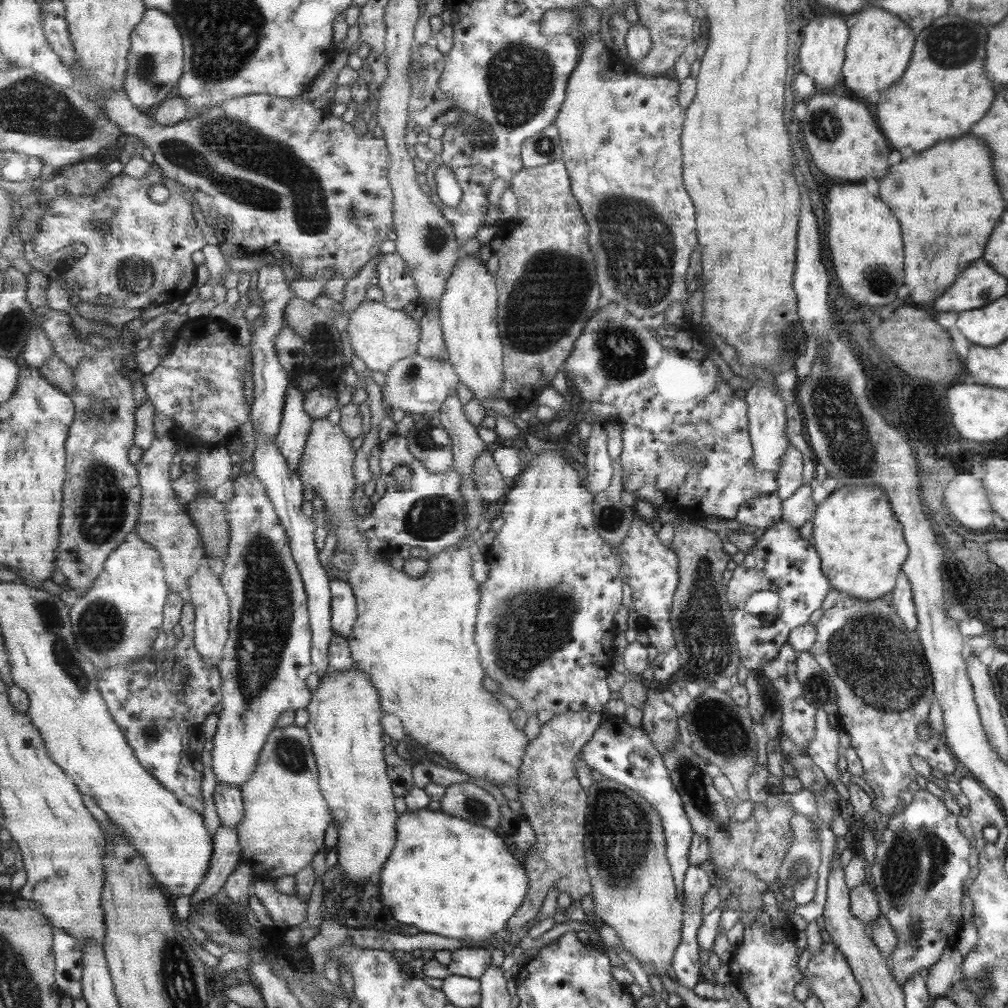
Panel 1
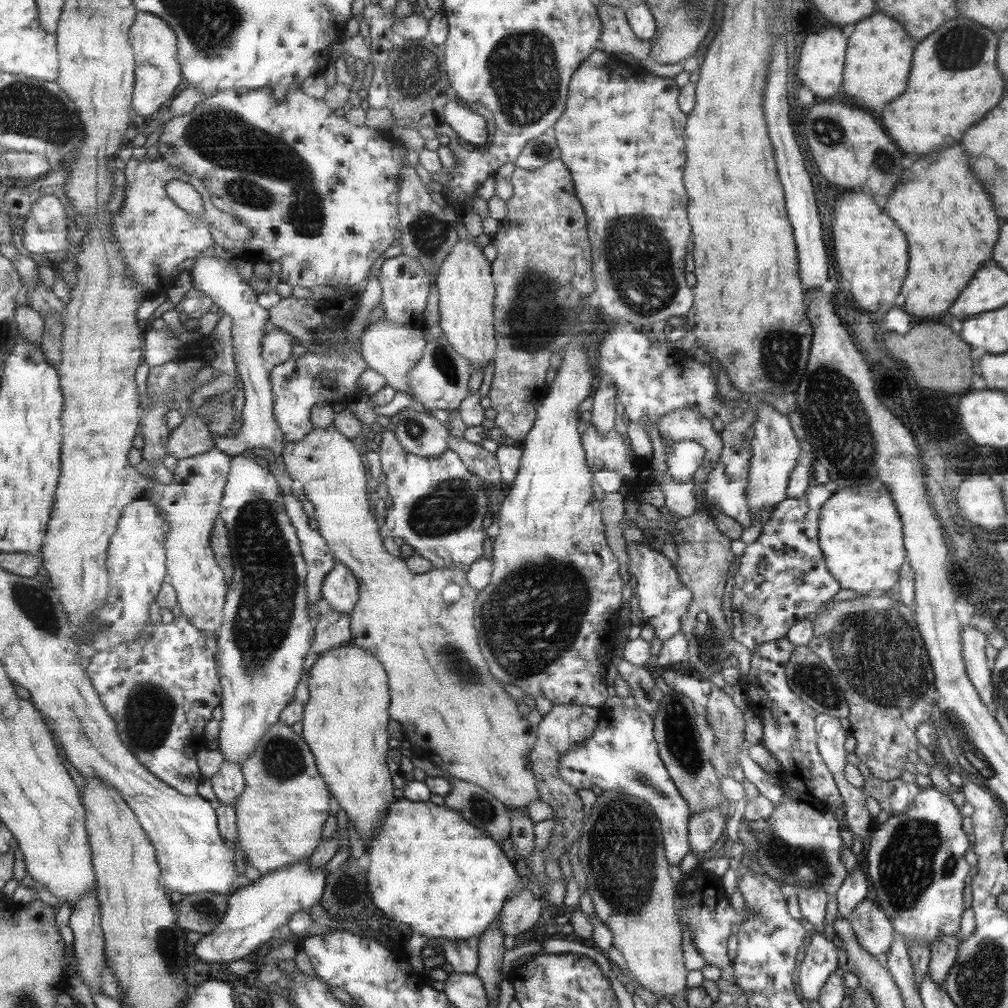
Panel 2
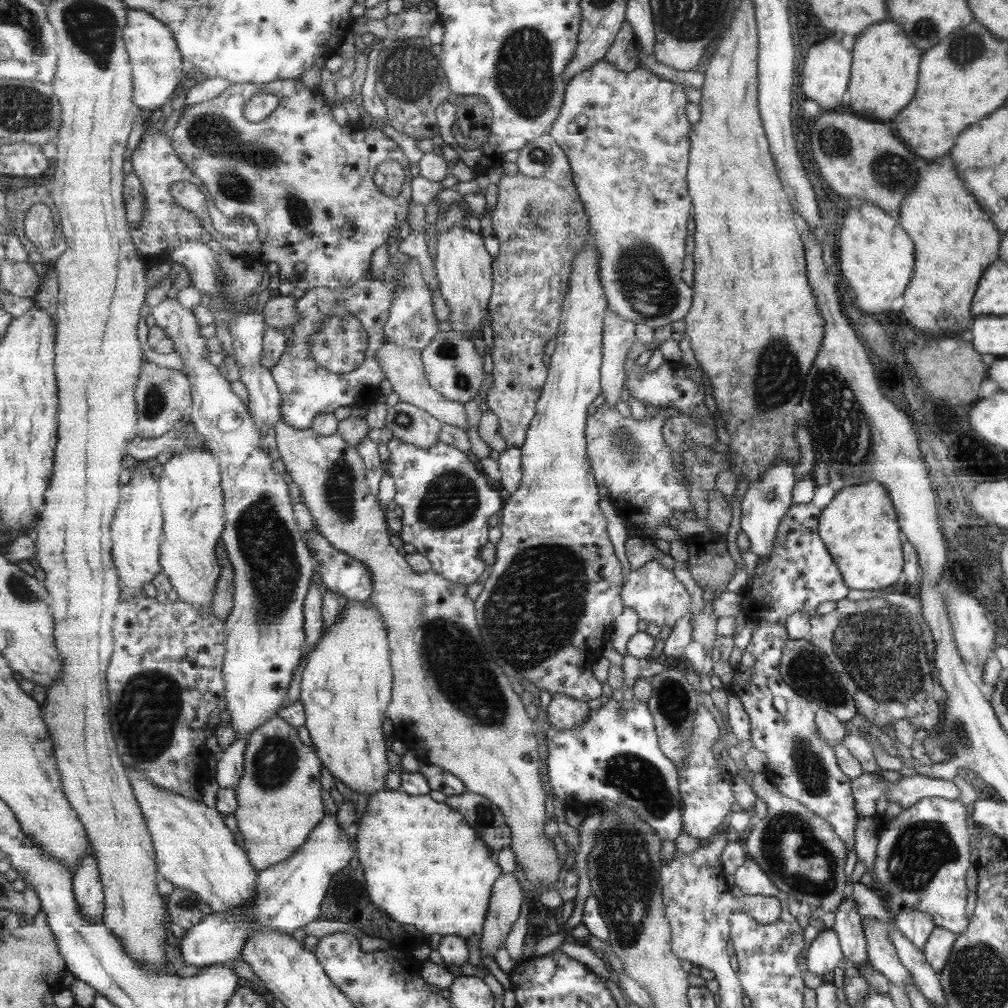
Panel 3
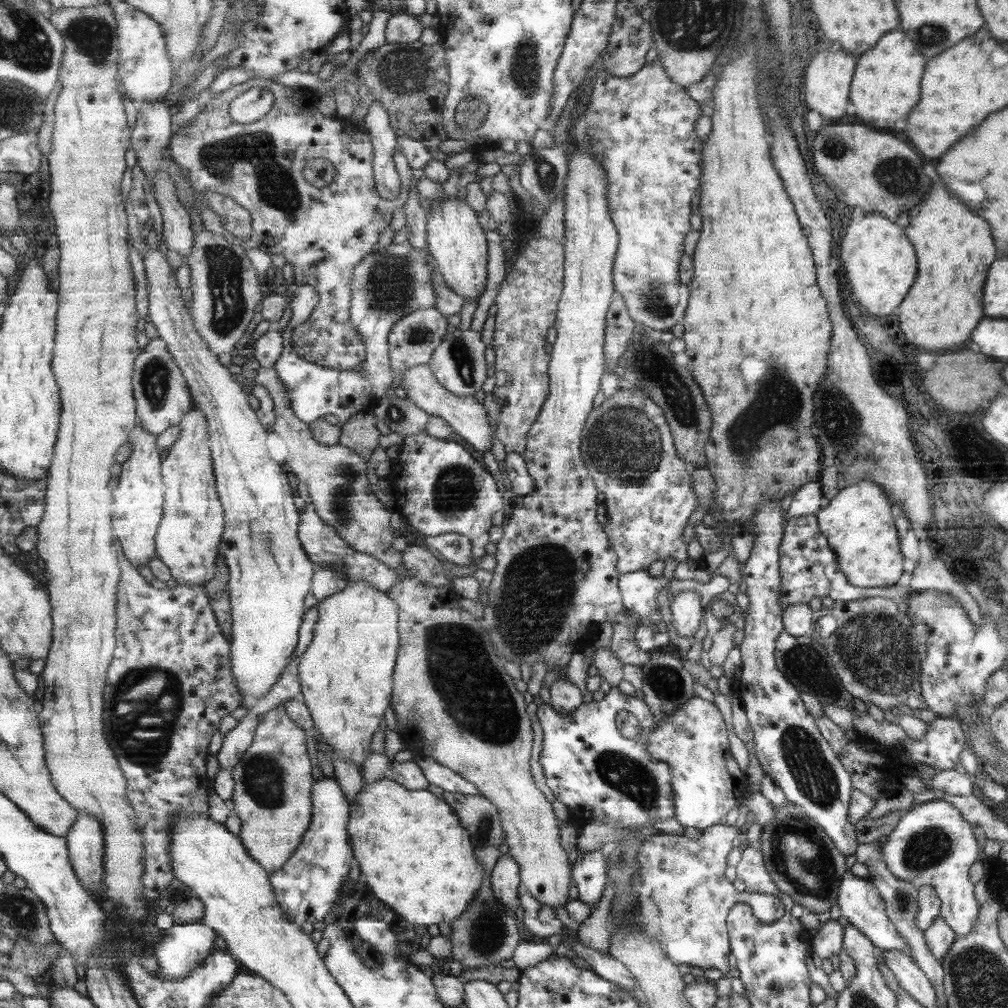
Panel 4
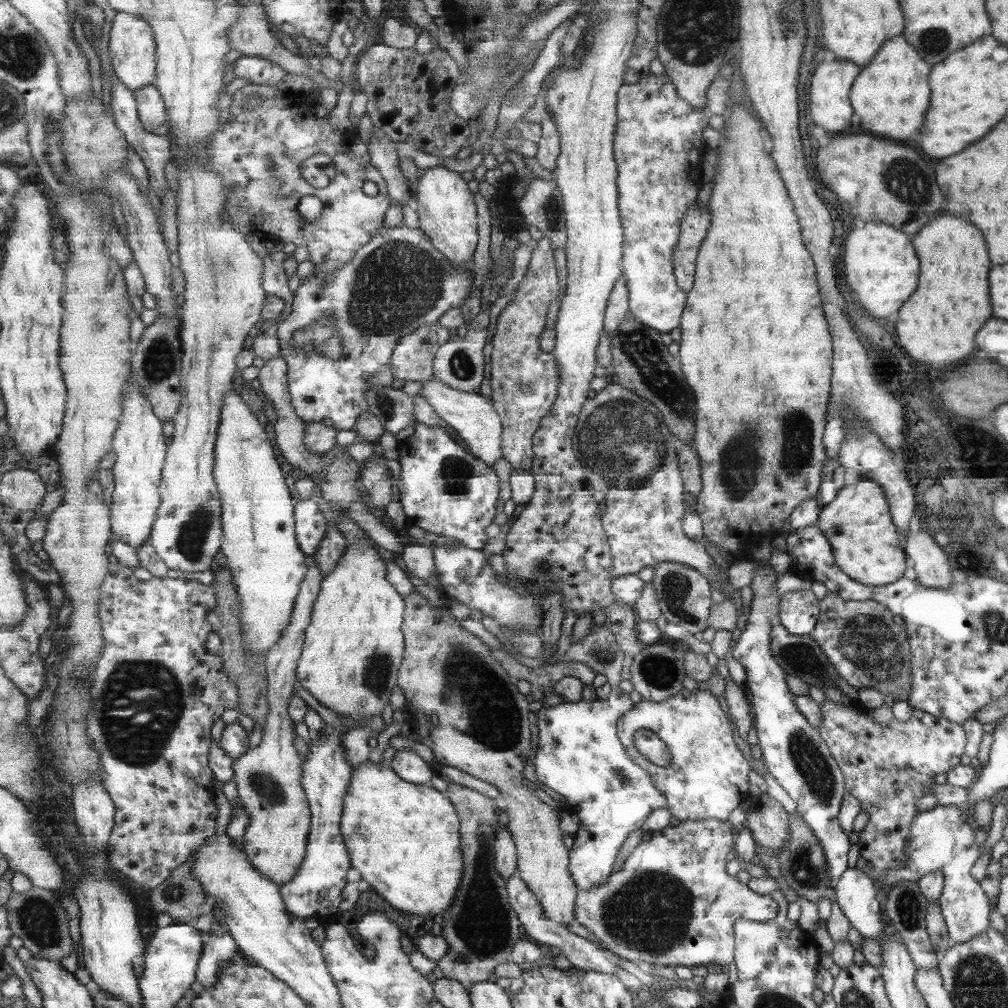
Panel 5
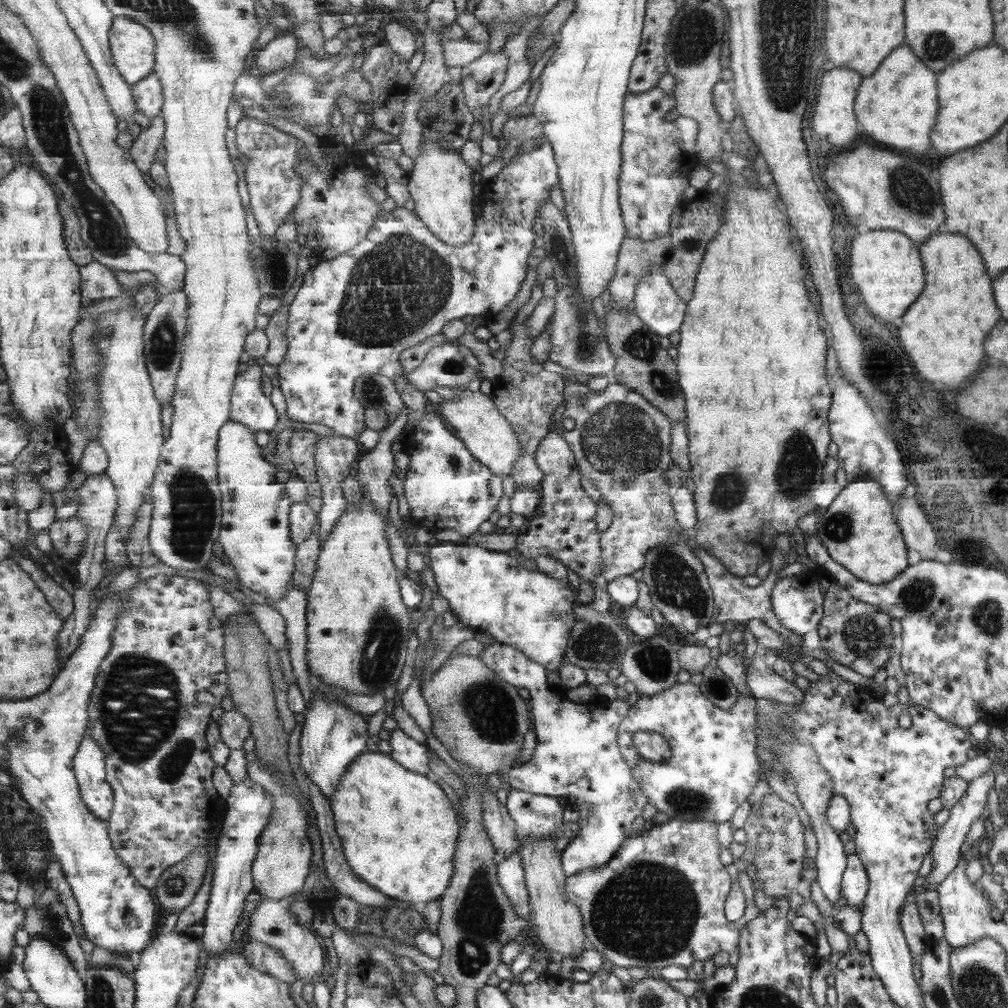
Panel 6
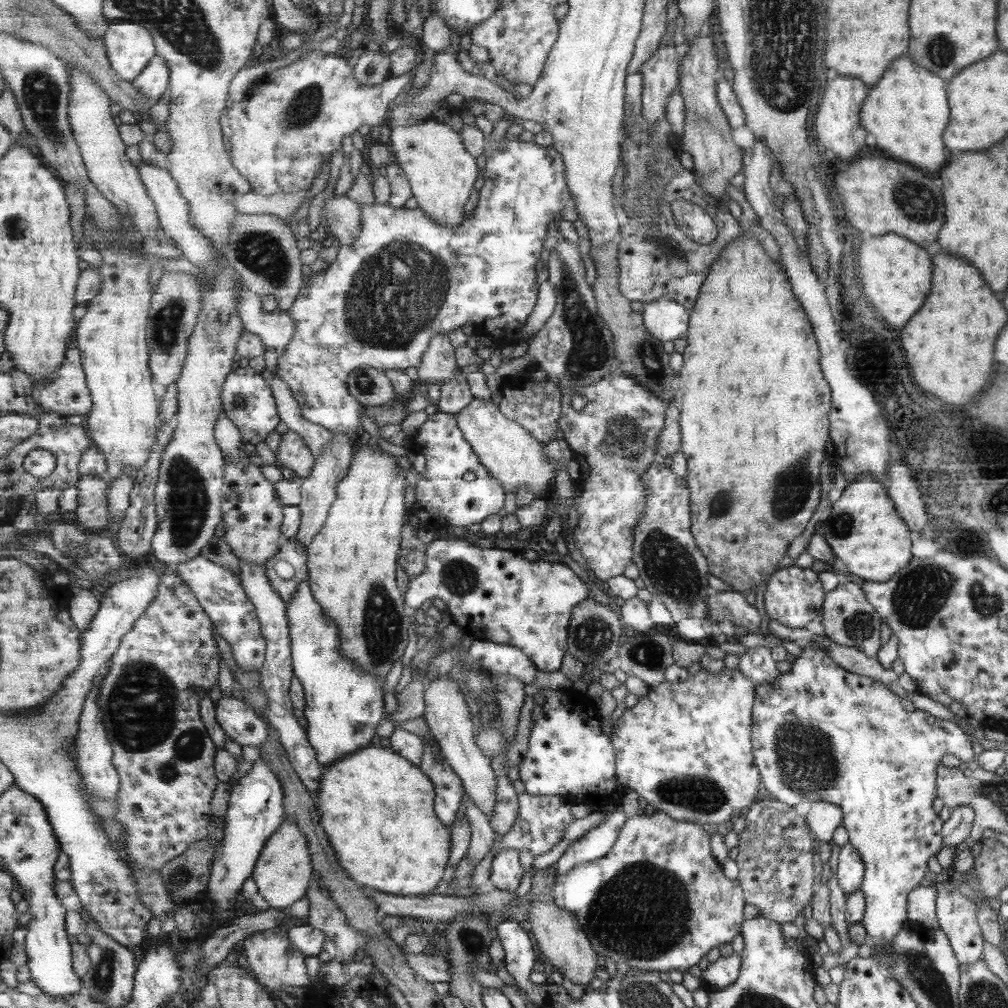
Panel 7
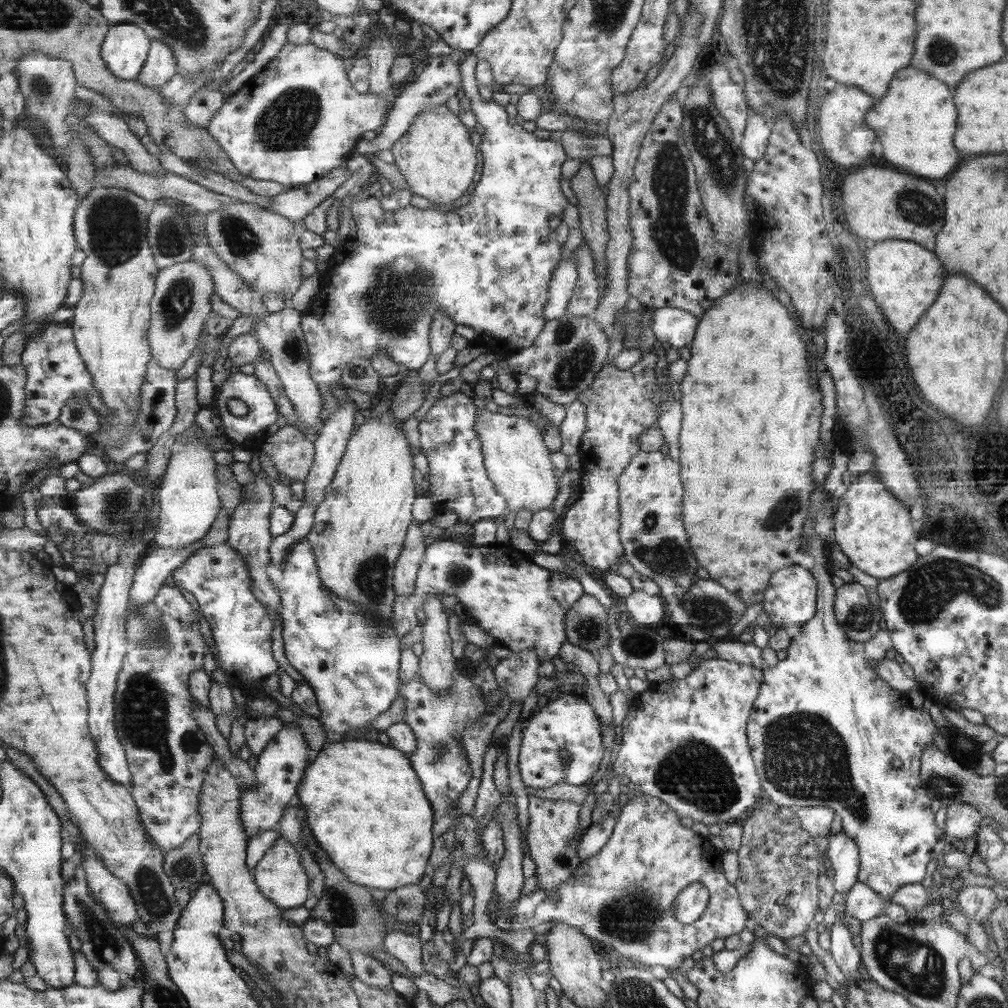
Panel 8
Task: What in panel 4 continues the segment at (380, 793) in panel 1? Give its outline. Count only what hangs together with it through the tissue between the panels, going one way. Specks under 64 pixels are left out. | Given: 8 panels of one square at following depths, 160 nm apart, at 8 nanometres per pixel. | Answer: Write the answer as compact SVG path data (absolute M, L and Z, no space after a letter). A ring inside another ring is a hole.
M360 580L359 582L348 582L345 590L332 594L327 600L318 604L319 608L319 623L315 627L315 638L311 643L311 646L307 649L306 655L301 659L300 664L300 677L302 680L302 694L304 695L305 704L310 708L313 720L314 728L322 736L329 747L332 749L332 756L337 758L344 758L344 760L350 760L354 764L363 764L367 762L367 758L373 754L373 736L375 732L381 728L384 724L385 714L387 710L392 706L392 699L394 696L394 670L398 659L398 650L400 647L400 632L399 632L399 605L391 599L391 596L387 592L381 592L379 589L370 584L366 580Z

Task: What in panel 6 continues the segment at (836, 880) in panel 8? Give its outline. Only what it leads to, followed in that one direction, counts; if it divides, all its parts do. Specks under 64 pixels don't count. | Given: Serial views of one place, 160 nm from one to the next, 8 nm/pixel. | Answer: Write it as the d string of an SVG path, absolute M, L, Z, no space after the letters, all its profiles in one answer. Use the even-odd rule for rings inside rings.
M855 853L846 856L846 870L842 872L841 889L846 906L854 906L859 911L864 907L862 902L868 889L868 878Z

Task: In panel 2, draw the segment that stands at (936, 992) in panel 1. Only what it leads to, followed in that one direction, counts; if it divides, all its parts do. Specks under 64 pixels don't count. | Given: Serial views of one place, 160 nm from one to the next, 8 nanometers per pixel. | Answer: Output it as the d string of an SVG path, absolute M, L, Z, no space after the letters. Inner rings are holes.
M941 935L931 942L927 975L934 984L943 986L945 983L945 977L955 963L958 947L959 941L956 935Z

